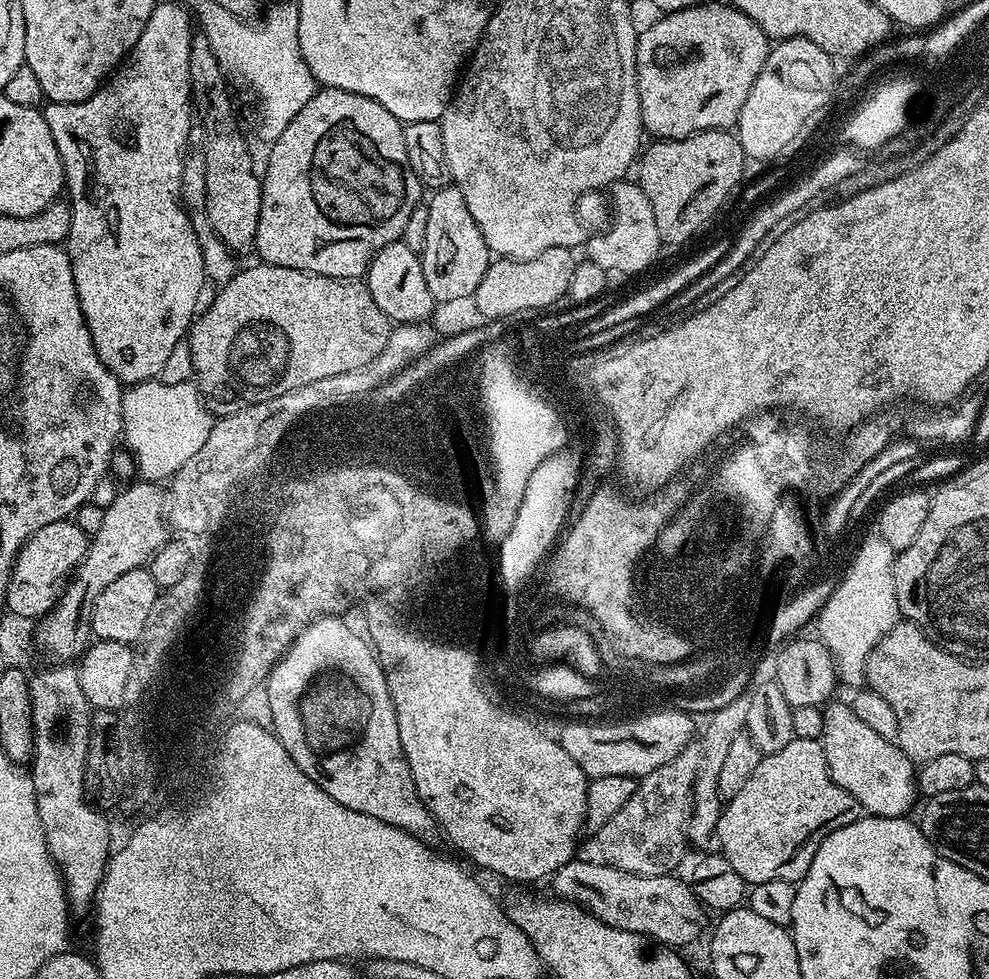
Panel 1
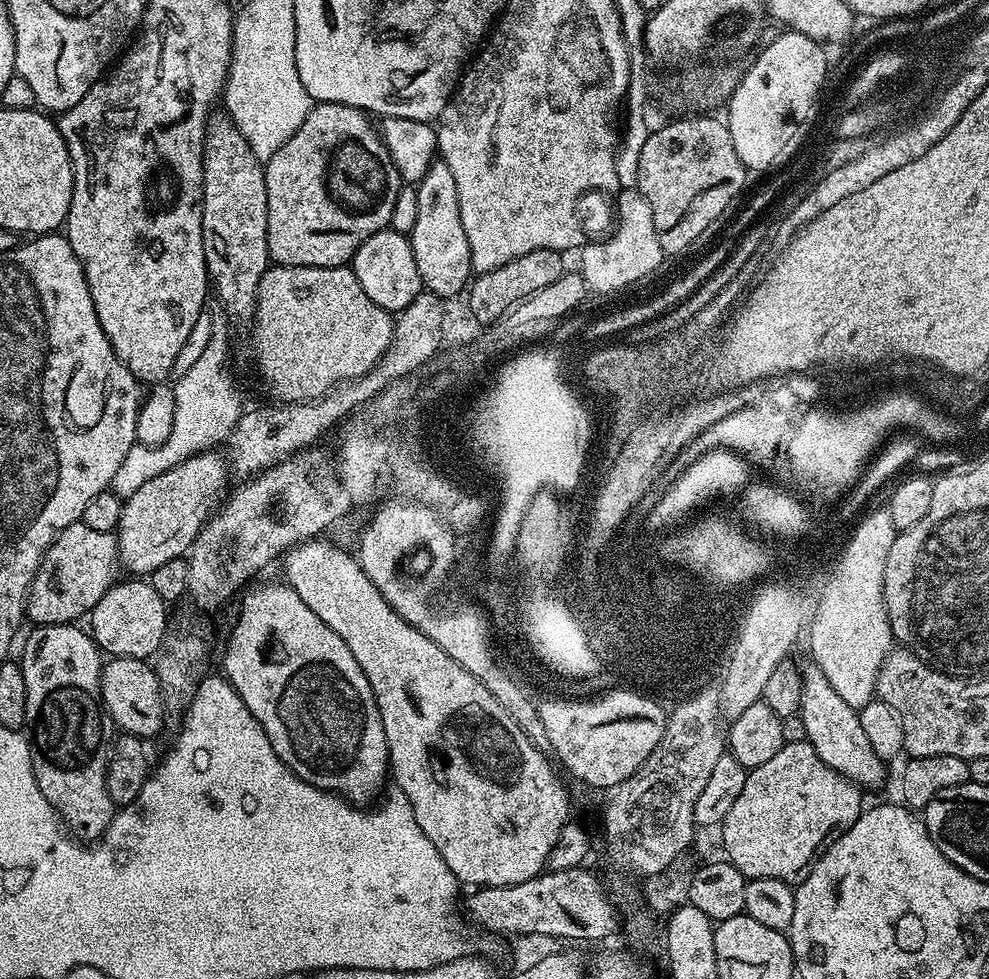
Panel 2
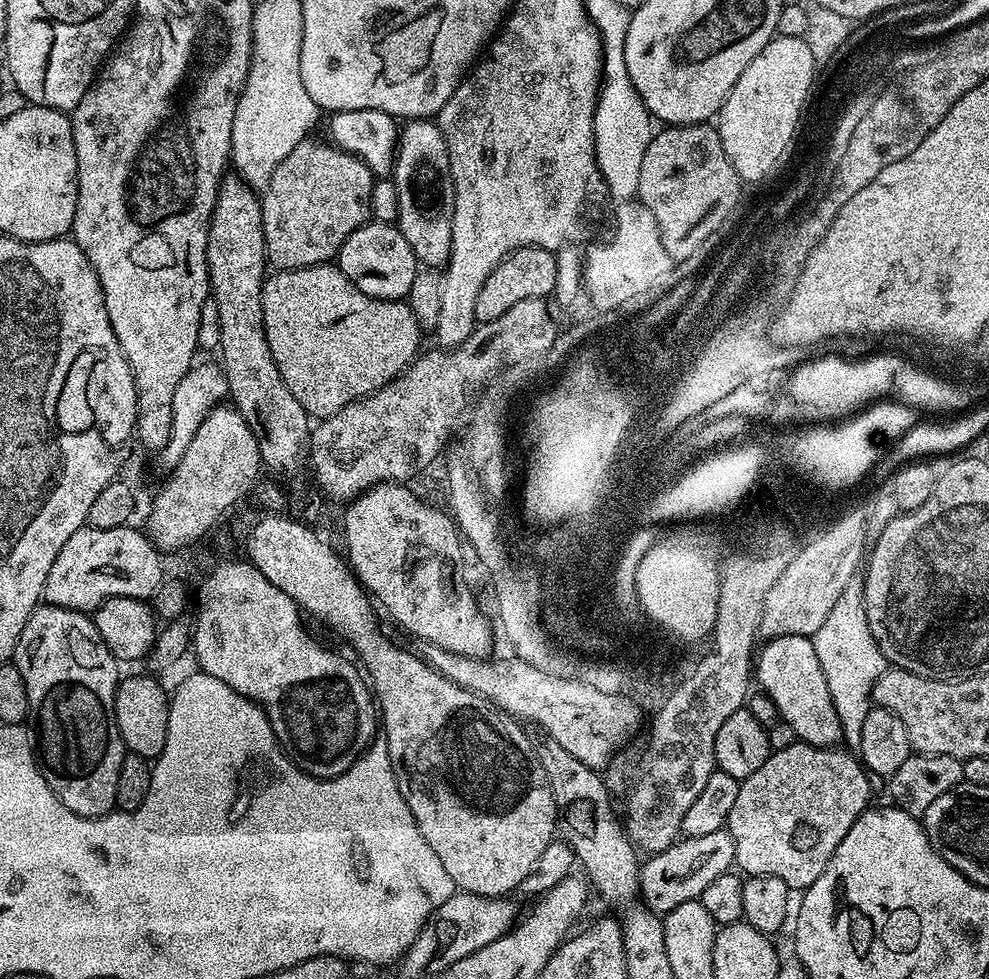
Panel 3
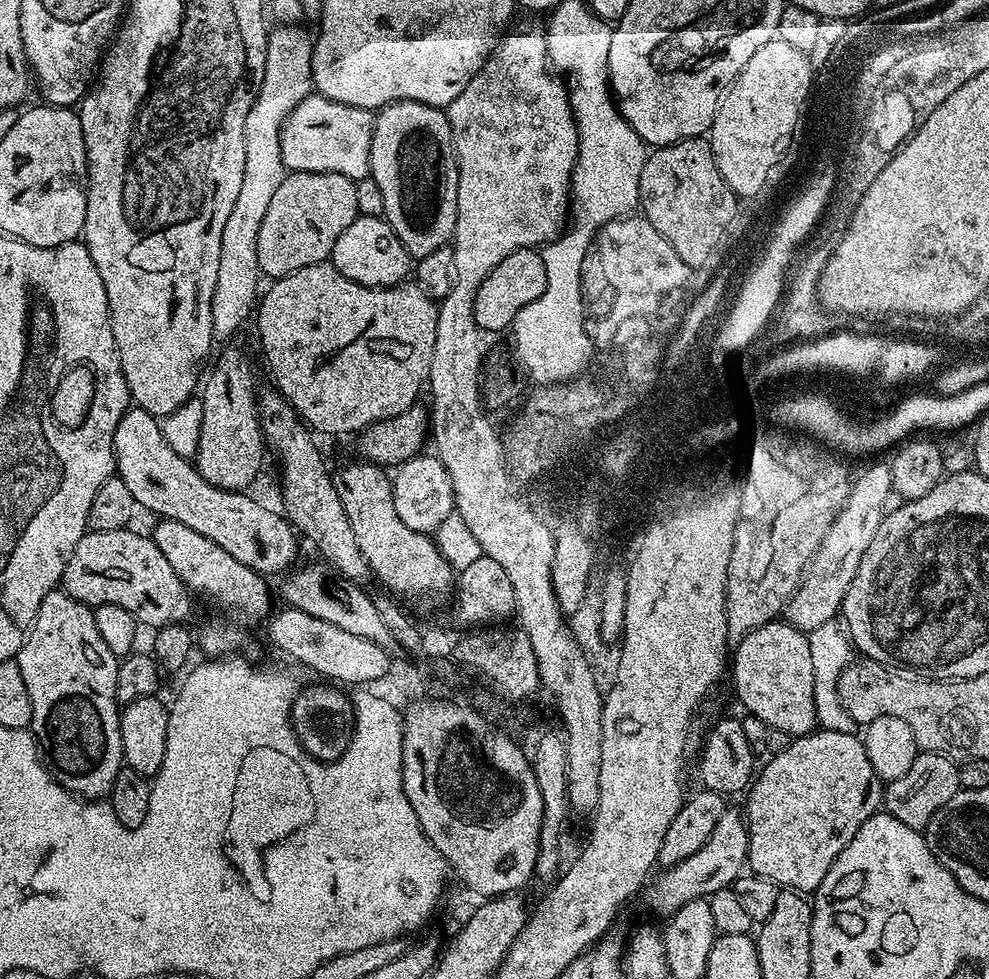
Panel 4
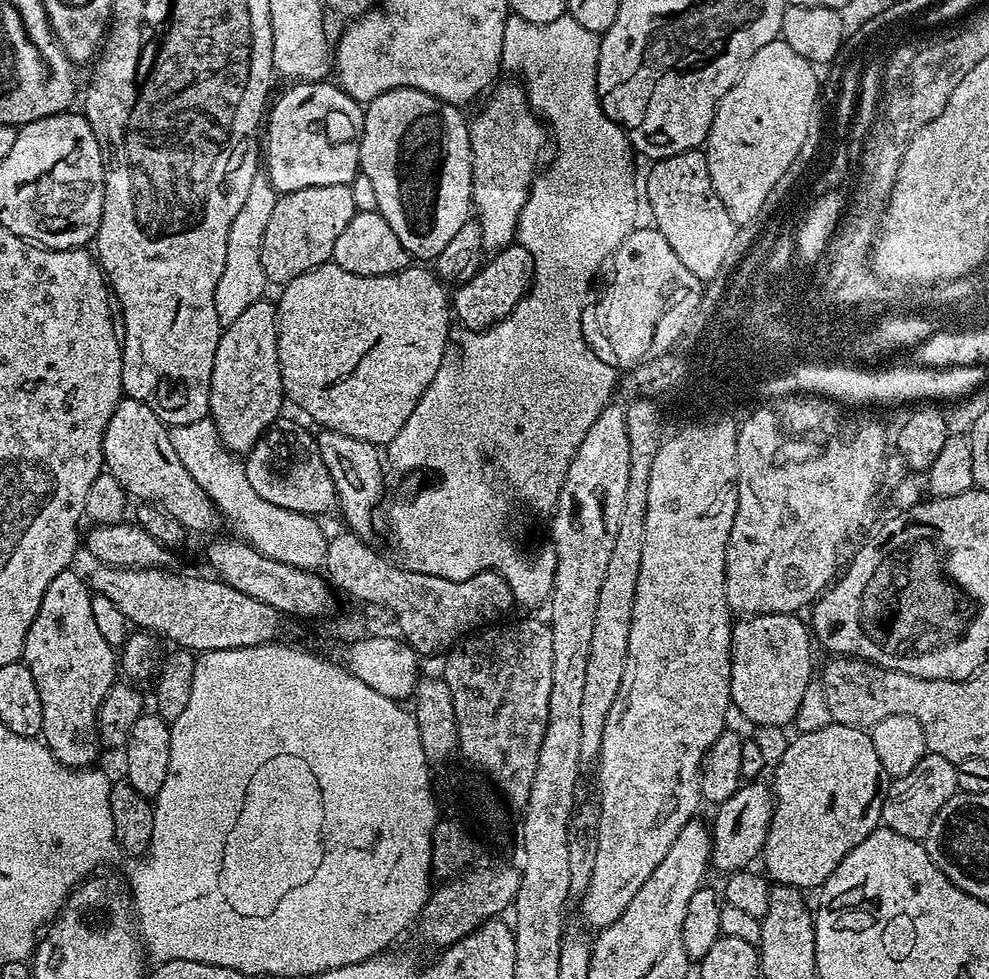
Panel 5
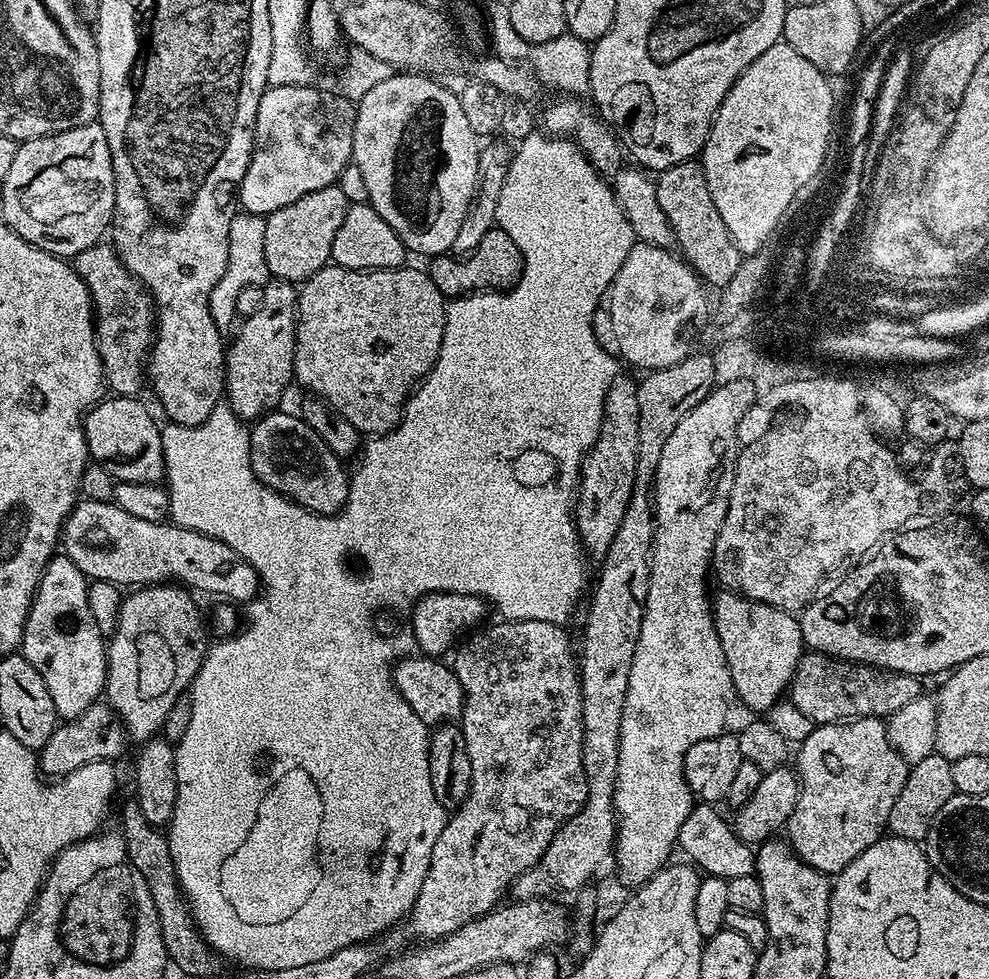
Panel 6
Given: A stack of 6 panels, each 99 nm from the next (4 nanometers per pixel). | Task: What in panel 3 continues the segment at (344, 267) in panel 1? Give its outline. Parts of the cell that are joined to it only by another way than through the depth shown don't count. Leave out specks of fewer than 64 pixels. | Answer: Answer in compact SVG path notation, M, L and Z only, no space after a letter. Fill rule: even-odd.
M306 138L274 170L260 209L268 264L273 269L305 268L335 261L342 242L369 223L374 177L365 164L331 142ZM324 143L324 144L323 144Z

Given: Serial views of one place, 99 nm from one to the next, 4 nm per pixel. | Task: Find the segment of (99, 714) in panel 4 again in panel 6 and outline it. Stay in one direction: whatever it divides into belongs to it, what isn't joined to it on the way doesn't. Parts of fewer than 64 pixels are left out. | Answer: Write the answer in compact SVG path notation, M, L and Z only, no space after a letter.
M53 556L42 574L24 623L22 655L42 674L57 717L64 722L78 718L82 710L97 703L108 682L106 638L98 630L90 611L89 583L70 557Z

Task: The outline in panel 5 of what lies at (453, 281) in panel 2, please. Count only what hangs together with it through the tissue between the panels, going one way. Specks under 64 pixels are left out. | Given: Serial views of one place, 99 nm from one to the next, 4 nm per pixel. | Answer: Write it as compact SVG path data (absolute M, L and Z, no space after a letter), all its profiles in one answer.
M395 88L394 90L386 90L382 94L378 94L378 98L367 101L364 108L364 129L362 130L362 138L360 139L360 172L366 178L370 178L370 183L374 186L374 191L378 198L378 206L376 211L380 213L382 218L386 218L386 222L390 222L390 230L394 230L394 234L398 234L398 242L402 242L402 246L406 246L409 257L418 259L420 262L432 262L438 254L442 254L442 250L450 243L450 238L454 238L454 234L458 234L458 230L462 230L464 224L469 223L472 207L472 155L470 154L470 134L468 133L469 121L464 120L464 116L459 107L454 104L448 104L445 100L434 98L430 94L426 94L417 88Z

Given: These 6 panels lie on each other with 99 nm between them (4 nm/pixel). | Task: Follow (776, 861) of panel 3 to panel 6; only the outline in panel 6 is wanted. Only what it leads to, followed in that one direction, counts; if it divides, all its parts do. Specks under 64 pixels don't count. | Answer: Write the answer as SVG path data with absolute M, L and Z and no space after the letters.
M867 716L839 724L821 724L813 727L810 738L799 745L794 771L800 777L800 797L786 825L787 843L814 870L838 874L862 850L885 835L890 806L902 790L908 777L909 764L894 750L888 740L888 726L881 717Z

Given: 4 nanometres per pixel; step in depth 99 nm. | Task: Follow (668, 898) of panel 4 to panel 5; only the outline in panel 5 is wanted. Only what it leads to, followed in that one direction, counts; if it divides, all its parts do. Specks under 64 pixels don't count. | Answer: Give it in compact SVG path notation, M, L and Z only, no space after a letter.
M744 782L736 789L735 794L726 798L715 809L716 821L711 821L712 858L713 869L731 874L745 871L749 866L757 863L758 857L763 853L768 827L772 821L774 797L772 789L764 782Z

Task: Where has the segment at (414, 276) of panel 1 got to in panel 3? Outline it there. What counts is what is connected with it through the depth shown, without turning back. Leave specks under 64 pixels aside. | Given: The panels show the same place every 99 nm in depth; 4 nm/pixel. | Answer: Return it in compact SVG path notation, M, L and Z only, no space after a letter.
M369 222L342 242L338 267L354 286L358 286L358 290L362 290L362 294L379 300L404 300L414 282L418 261L414 250L410 250L410 242L406 242L396 224Z

